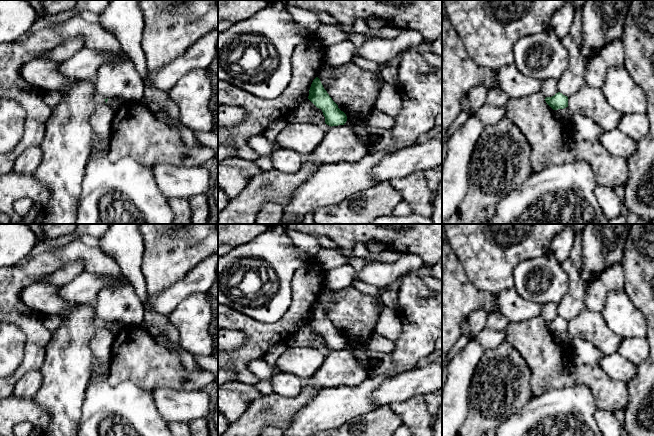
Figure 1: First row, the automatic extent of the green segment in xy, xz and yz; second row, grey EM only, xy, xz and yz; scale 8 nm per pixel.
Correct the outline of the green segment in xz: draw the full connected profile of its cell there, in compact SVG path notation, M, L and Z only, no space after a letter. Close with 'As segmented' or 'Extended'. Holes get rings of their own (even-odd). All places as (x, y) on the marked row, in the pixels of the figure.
M318 77L311 84L308 99L322 110L327 125L332 127L346 123L346 114L338 108L338 105L329 96Z. As segmented

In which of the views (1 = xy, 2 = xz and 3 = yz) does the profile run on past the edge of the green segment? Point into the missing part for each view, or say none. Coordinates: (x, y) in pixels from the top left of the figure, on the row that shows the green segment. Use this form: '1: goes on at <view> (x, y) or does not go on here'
1: does not go on here
2: does not go on here
3: does not go on here

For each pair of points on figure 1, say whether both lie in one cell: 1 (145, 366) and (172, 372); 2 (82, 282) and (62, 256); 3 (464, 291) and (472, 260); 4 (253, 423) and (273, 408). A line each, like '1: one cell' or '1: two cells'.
1: one cell
2: two cells
3: two cells
4: one cell

